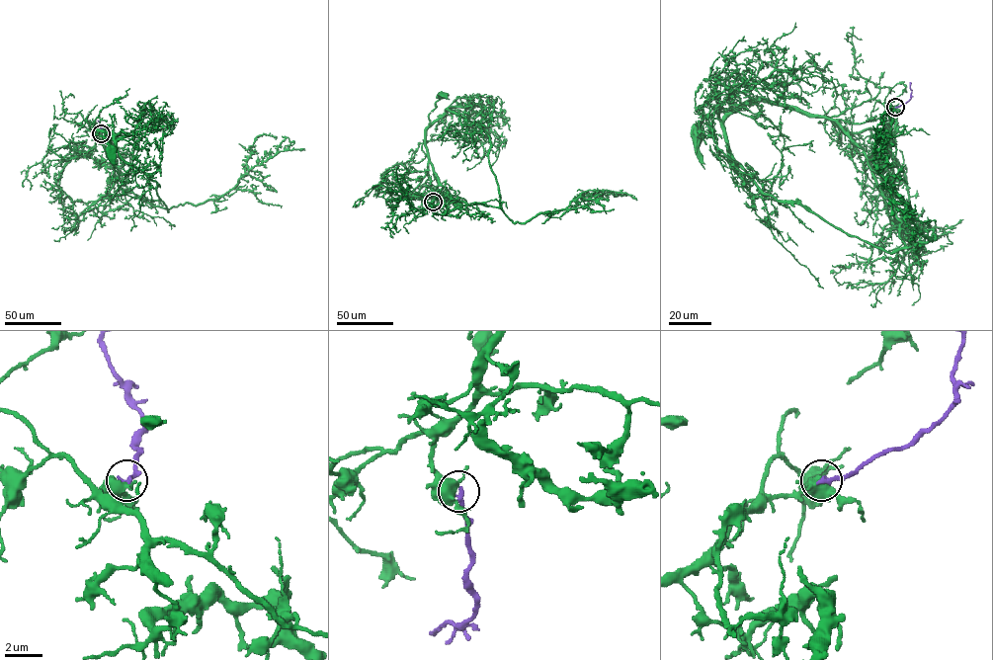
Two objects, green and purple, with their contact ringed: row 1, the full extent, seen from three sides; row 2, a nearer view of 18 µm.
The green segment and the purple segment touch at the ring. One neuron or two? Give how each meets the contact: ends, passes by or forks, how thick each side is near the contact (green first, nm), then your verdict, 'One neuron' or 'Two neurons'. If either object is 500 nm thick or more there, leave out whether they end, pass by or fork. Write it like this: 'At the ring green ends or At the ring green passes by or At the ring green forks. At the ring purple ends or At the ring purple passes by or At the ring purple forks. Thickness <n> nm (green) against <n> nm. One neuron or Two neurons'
At the ring green forks. At the ring purple ends. Thickness 360 nm (green) against 280 nm. Two neurons

